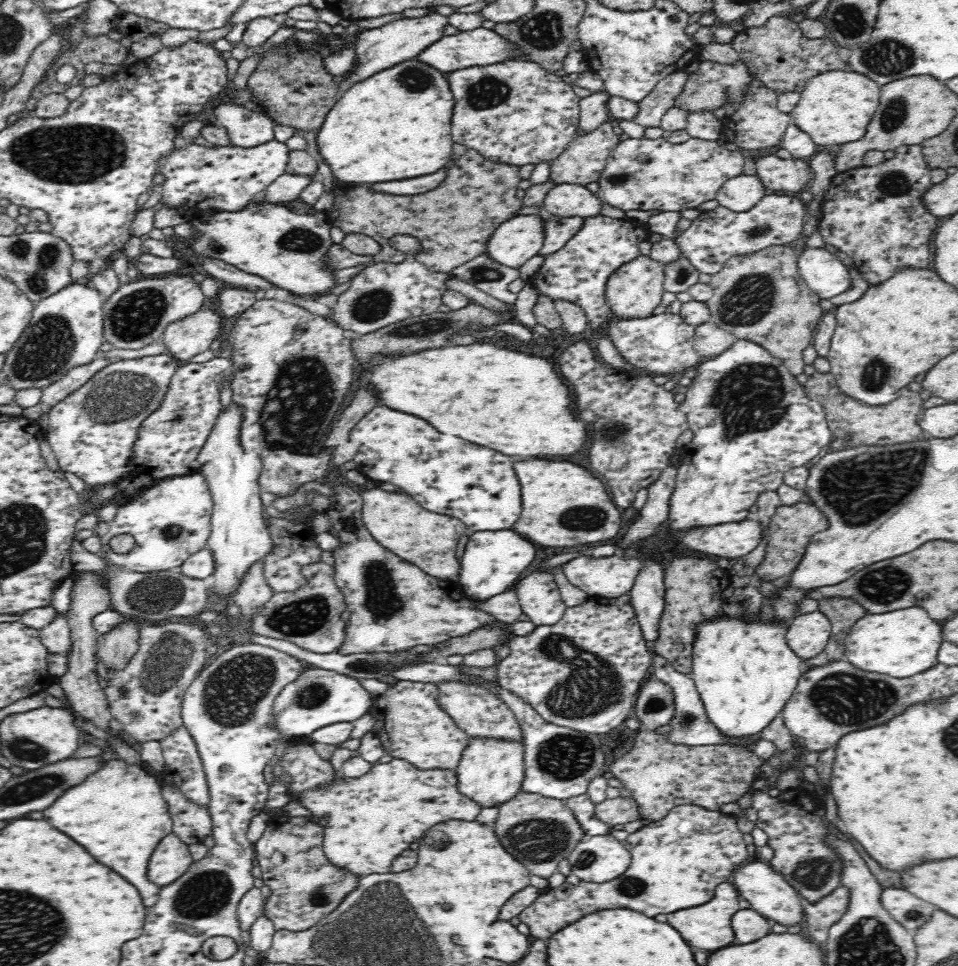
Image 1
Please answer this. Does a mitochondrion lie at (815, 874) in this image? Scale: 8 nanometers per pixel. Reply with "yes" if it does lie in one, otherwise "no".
yes

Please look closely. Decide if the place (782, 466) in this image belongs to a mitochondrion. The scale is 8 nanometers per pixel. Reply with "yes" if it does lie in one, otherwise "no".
no

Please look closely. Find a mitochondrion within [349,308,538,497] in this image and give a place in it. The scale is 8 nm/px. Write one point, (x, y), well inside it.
(427, 328)

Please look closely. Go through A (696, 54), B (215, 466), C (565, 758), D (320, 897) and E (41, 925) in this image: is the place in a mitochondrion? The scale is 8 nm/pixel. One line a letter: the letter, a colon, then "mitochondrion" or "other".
A: other
B: other
C: mitochondrion
D: mitochondrion
E: mitochondrion

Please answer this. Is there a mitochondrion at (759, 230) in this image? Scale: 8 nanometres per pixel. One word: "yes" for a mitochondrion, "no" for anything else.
yes

